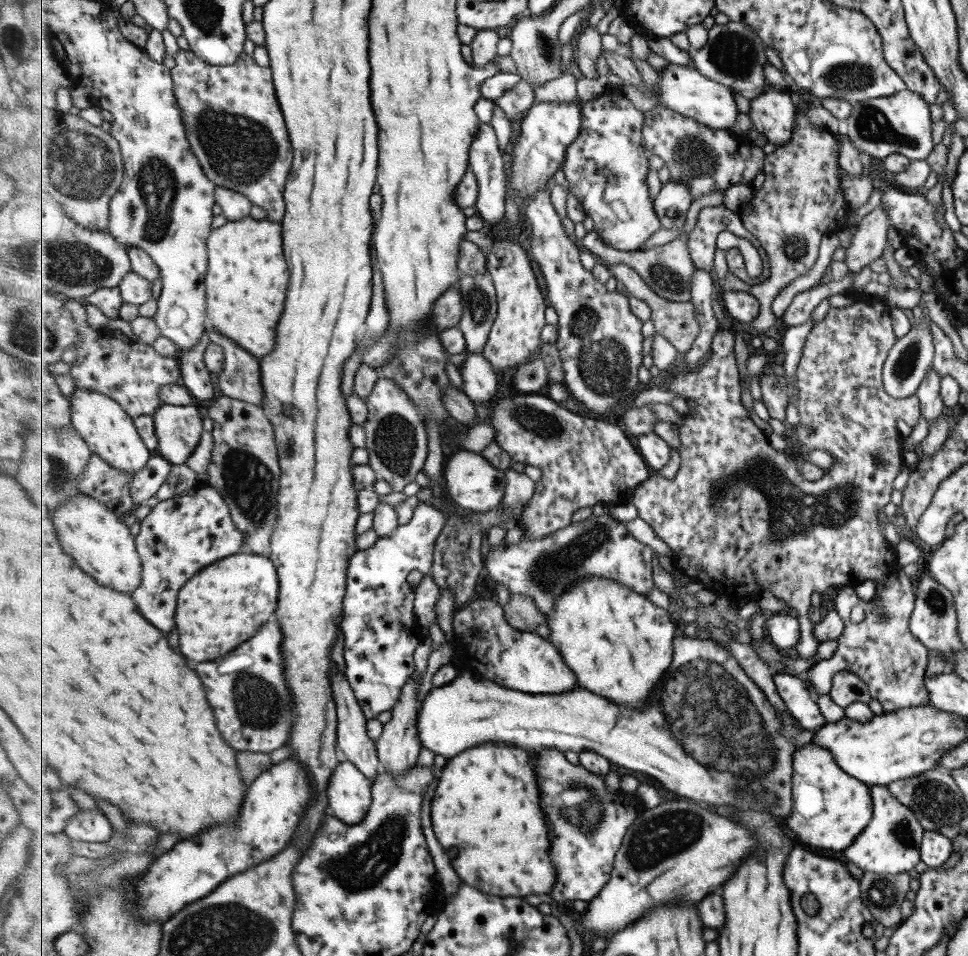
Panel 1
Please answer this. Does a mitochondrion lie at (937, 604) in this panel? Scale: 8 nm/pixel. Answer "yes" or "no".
yes

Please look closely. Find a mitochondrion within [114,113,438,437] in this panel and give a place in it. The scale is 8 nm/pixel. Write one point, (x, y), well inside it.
(157, 185)

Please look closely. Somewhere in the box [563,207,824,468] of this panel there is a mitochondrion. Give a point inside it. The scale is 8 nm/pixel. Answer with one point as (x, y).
(604, 365)

